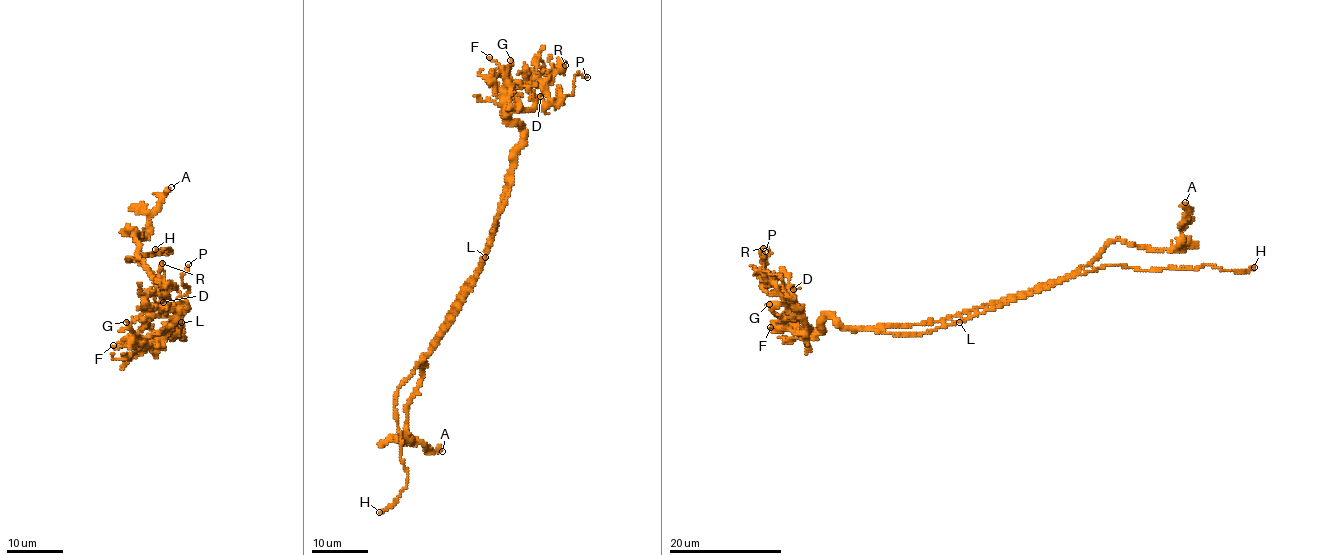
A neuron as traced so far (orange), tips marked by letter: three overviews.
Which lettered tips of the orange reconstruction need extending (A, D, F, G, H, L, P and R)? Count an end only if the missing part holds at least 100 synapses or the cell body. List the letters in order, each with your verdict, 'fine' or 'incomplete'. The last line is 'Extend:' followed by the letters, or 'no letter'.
A: fine
D: fine
F: fine
G: fine
H: incomplete
L: fine
P: fine
R: fine
Extend: H

